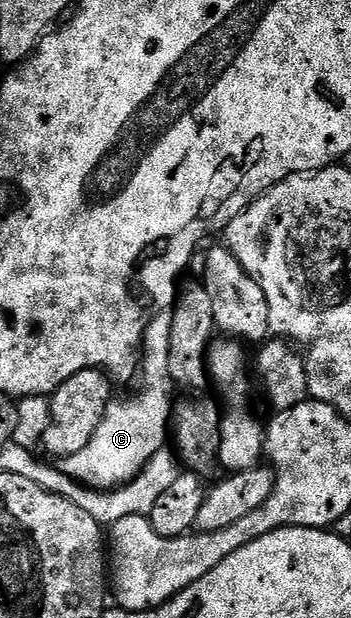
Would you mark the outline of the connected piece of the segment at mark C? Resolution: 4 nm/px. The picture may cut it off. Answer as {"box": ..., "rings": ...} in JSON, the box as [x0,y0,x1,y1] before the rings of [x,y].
{"box":[61,311,173,489],"rings":[[[170,311],[159,312],[149,326],[145,326],[137,372],[139,389],[128,400],[112,399],[101,418],[101,426],[97,426],[97,434],[89,438],[89,446],[85,446],[85,450],[77,450],[77,454],[62,457],[61,469],[71,480],[86,488],[117,489],[130,483],[150,459],[165,448],[173,424],[173,381],[169,374],[171,335],[173,318]]]}

